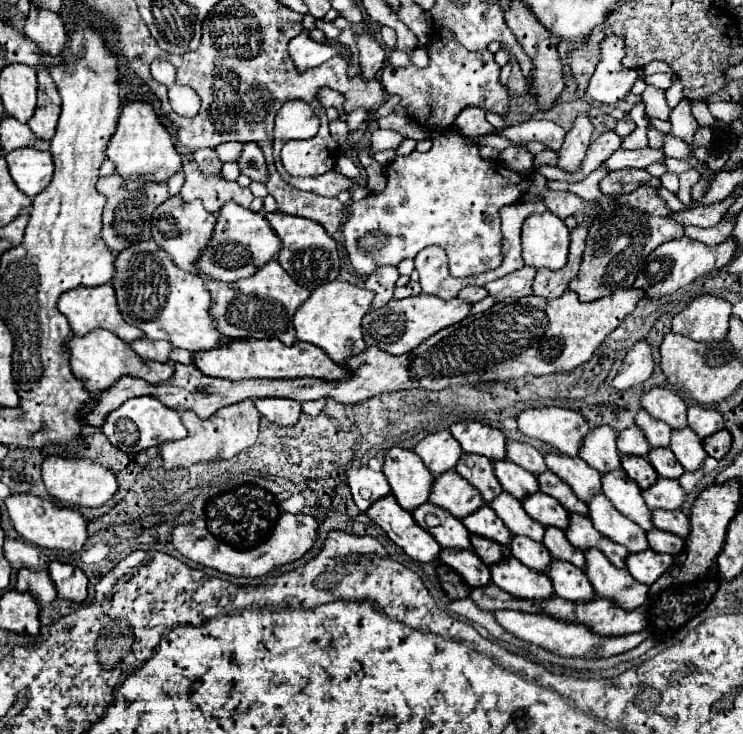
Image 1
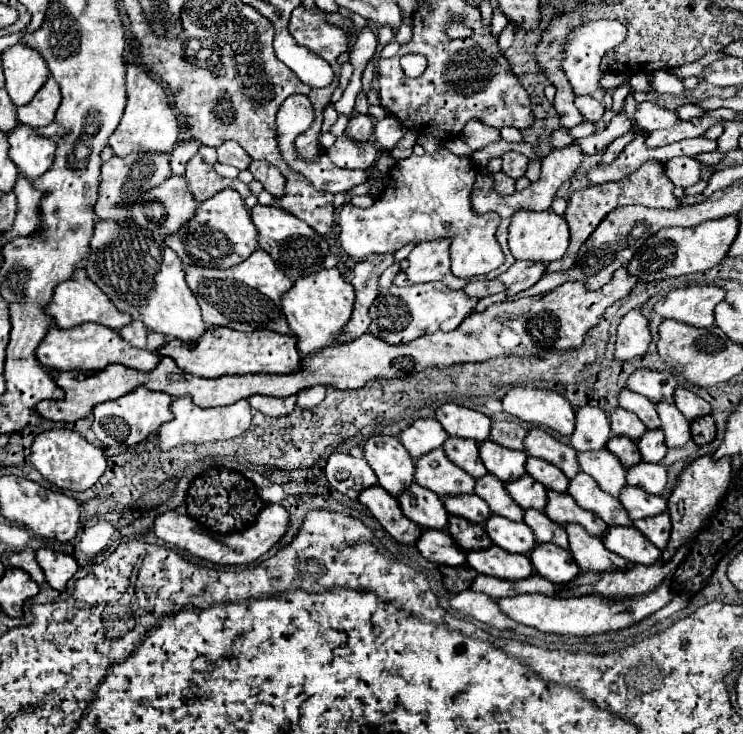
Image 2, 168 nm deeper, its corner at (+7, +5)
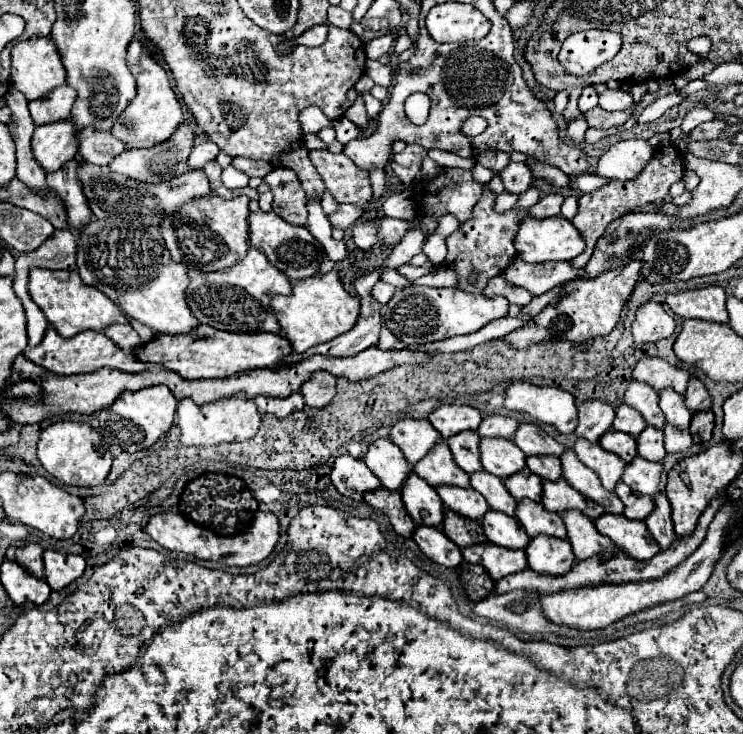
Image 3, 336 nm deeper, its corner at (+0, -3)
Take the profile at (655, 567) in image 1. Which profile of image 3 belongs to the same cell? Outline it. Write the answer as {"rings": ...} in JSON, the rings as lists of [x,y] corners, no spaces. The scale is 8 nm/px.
{"rings":[[[601,514],[595,526],[601,534],[609,536],[619,550],[635,560],[649,560],[661,550],[653,536],[649,536],[649,530],[643,522],[629,520],[623,514]]]}

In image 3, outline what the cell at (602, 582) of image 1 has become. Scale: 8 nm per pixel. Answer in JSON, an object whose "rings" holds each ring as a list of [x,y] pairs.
{"rings":[[[563,512],[561,518],[565,522],[567,538],[577,560],[585,560],[597,554],[611,558],[615,554],[615,544],[607,536],[601,536],[597,532],[595,522],[589,520],[589,516],[581,516],[581,512]]]}

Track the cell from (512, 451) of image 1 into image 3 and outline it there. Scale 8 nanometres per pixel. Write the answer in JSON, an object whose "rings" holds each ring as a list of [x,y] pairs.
{"rings":[[[491,414],[491,416],[483,416],[481,420],[481,428],[477,430],[479,436],[487,436],[487,438],[513,438],[519,422],[515,418],[509,416],[499,416],[499,414]]]}

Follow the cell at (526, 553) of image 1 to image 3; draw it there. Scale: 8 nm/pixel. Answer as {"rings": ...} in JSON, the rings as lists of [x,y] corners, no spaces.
{"rings":[[[489,510],[483,520],[483,532],[489,542],[503,546],[503,548],[517,548],[523,550],[529,544],[529,536],[521,524],[517,524],[515,516],[505,516],[501,512]]]}

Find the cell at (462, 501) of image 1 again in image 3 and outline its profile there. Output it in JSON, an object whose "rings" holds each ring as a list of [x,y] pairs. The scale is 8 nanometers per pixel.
{"rings":[[[445,440],[435,444],[435,448],[431,448],[431,452],[413,466],[413,472],[417,472],[433,488],[443,484],[469,488],[469,474],[455,464]]]}

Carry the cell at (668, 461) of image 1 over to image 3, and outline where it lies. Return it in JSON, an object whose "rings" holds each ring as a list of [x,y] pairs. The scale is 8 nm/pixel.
{"rings":[[[647,426],[639,436],[637,436],[637,450],[639,456],[645,460],[661,462],[665,458],[665,446],[663,446],[663,430]]]}

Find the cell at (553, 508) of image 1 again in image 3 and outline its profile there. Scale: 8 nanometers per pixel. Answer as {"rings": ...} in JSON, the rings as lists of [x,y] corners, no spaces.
{"rings":[[[523,468],[523,472],[517,472],[515,476],[505,478],[505,486],[515,500],[523,500],[523,498],[529,498],[535,502],[541,500],[541,478],[529,472],[529,468]]]}

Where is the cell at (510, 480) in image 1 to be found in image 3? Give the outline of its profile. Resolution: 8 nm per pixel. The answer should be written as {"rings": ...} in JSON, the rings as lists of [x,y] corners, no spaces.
{"rings":[[[481,438],[481,464],[487,472],[507,478],[525,468],[525,454],[513,440]]]}

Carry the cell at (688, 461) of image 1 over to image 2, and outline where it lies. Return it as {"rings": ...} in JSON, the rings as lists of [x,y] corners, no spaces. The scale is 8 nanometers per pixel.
{"rings":[[[662,402],[656,406],[660,420],[662,420],[662,432],[666,436],[668,448],[684,448],[690,440],[690,422],[682,416],[682,412],[668,402]]]}

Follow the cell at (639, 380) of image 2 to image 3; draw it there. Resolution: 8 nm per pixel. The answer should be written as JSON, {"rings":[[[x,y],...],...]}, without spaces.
{"rings":[[[643,356],[633,370],[633,378],[651,384],[655,390],[663,390],[663,388],[671,386],[675,392],[685,394],[687,382],[689,382],[689,372],[685,368],[671,366],[663,358]]]}

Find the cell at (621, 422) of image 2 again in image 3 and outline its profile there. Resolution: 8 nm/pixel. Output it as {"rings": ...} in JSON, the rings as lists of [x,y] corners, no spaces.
{"rings":[[[621,404],[615,408],[615,420],[613,420],[613,430],[619,430],[619,432],[627,432],[631,434],[633,438],[639,436],[639,432],[645,428],[645,420],[643,416],[635,410],[635,408],[629,408],[627,404]]]}

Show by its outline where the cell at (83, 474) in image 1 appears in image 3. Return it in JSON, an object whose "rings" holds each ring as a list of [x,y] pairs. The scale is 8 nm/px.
{"rings":[[[59,420],[59,422],[47,426],[41,432],[37,446],[39,446],[37,456],[41,460],[41,466],[65,484],[99,486],[111,470],[109,444],[105,444],[103,436],[97,430],[93,430],[89,424],[83,424],[83,422]]]}

